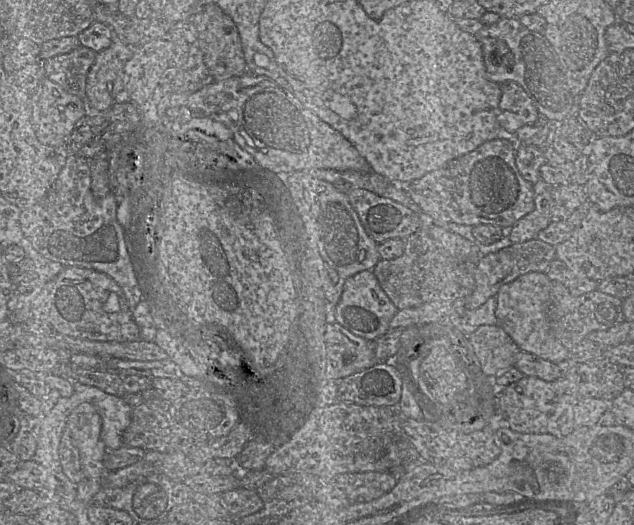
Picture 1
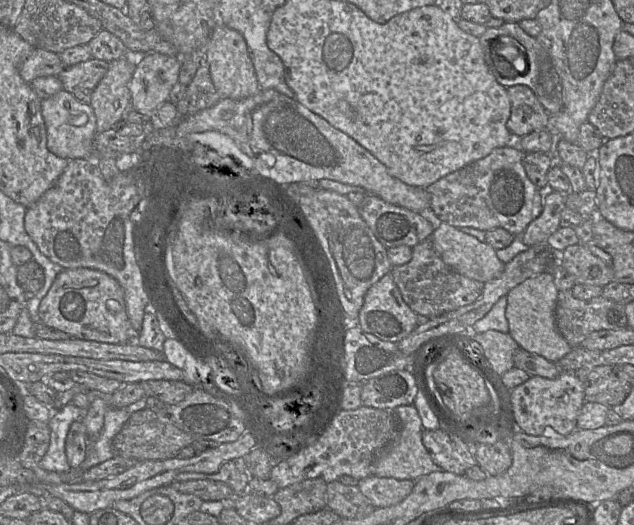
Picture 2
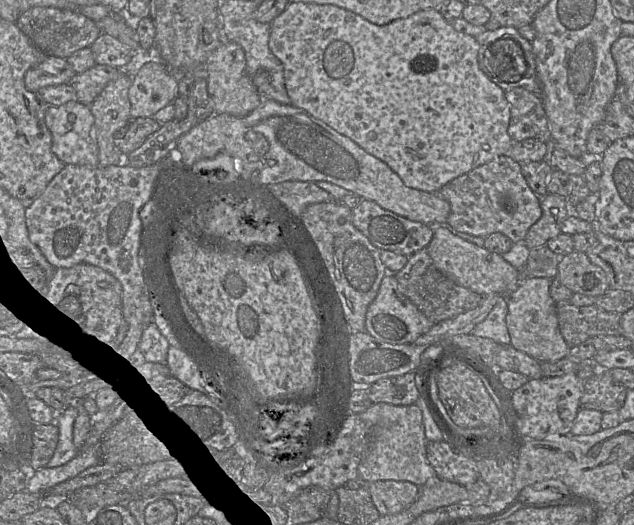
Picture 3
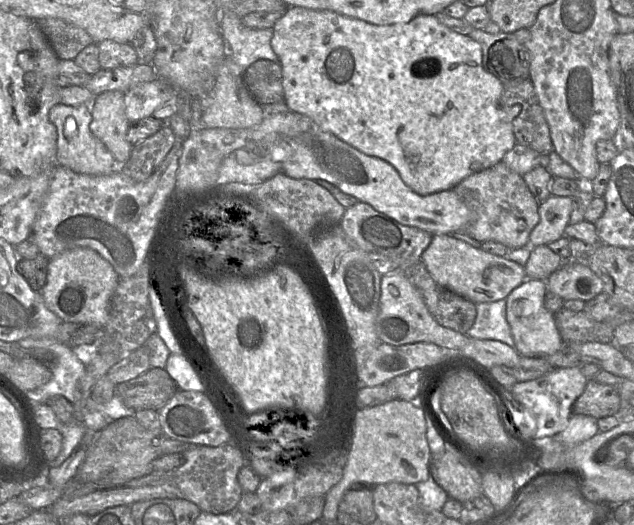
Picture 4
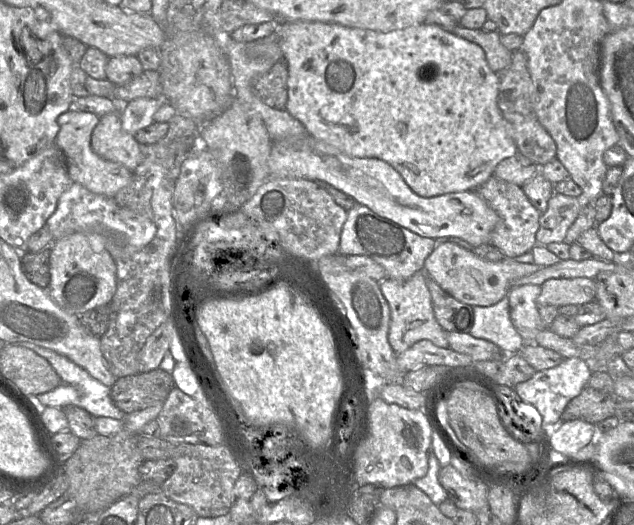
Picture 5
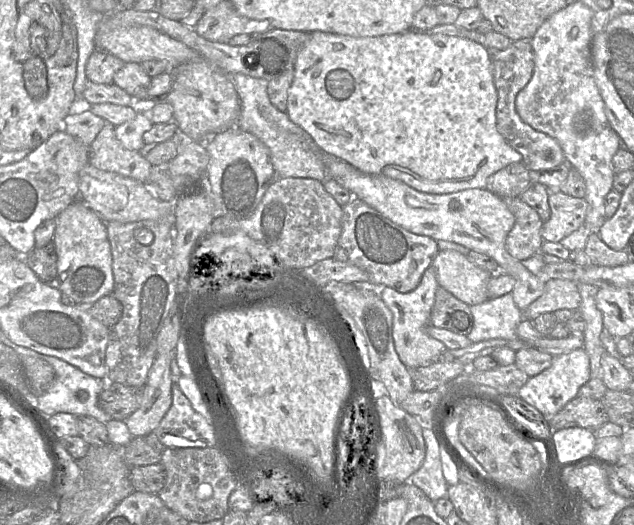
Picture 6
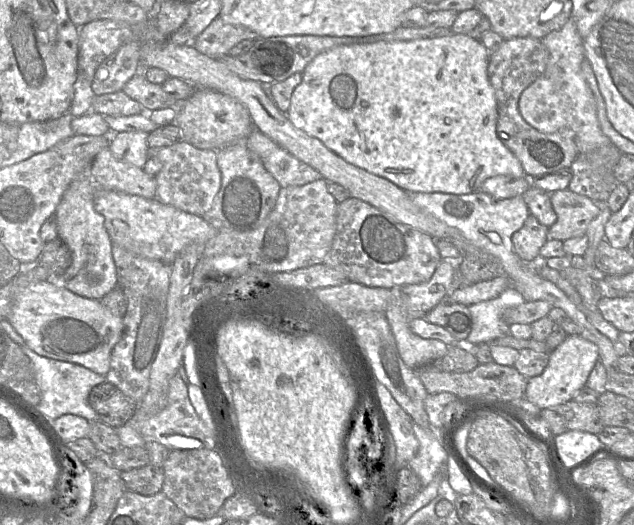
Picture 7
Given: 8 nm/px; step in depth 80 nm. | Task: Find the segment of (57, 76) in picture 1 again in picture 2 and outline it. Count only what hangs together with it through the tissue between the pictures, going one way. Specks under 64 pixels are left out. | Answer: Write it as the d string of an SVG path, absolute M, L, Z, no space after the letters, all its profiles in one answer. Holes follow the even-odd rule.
M91 58L85 62L65 67L58 75L63 90L71 93L79 101L90 104L91 95L104 77L108 62Z

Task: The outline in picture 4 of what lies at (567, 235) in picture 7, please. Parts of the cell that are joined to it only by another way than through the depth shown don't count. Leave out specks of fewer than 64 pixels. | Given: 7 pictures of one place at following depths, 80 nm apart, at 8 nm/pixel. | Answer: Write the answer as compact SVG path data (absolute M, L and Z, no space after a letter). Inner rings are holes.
M550 195L539 204L539 222L531 231L531 246L547 245L564 236L573 209L573 199Z

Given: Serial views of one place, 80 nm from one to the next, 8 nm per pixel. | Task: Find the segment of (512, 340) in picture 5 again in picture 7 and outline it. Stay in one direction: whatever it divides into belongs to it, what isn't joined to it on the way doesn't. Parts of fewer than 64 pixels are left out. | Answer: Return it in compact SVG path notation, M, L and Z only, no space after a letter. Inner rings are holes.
M510 285L497 297L468 306L472 328L466 338L466 345L490 343L507 336L509 325L503 320L505 309L525 303L524 297Z

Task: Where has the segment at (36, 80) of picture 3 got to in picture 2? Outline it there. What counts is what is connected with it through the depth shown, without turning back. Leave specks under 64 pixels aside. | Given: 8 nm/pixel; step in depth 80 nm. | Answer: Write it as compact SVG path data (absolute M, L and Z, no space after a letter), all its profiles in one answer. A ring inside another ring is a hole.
M34 48L21 64L19 73L26 83L42 76L58 76L65 66L58 54L42 48Z

